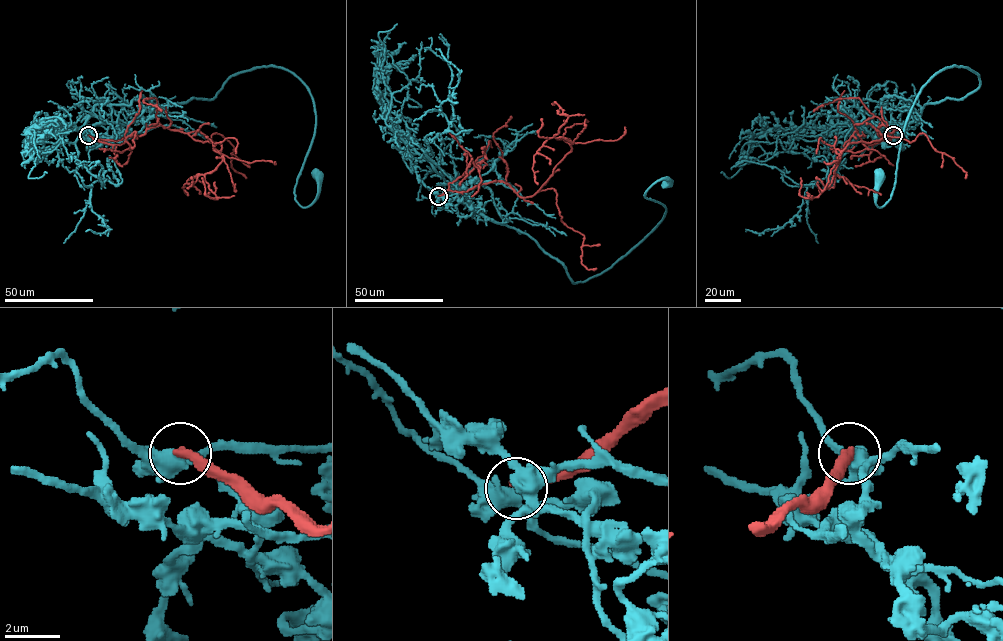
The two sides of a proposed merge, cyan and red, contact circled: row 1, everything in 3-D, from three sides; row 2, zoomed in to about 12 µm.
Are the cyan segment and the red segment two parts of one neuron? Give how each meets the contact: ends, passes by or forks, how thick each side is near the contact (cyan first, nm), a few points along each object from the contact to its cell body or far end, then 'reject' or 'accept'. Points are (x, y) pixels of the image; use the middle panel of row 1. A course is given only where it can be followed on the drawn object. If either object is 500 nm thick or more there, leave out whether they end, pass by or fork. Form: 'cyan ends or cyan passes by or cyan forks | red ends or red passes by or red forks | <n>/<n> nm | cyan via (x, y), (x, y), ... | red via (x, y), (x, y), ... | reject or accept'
cyan forks | red ends | 380/400 nm | cyan via (438, 196), (459, 216), (477, 210), (528, 234), (574, 283), (658, 225), (665, 208), (644, 195), (667, 181) | red via (438, 196), (495, 180), (522, 197), (533, 196), (571, 151), (570, 141), (555, 137), (567, 116), (552, 104) | reject

